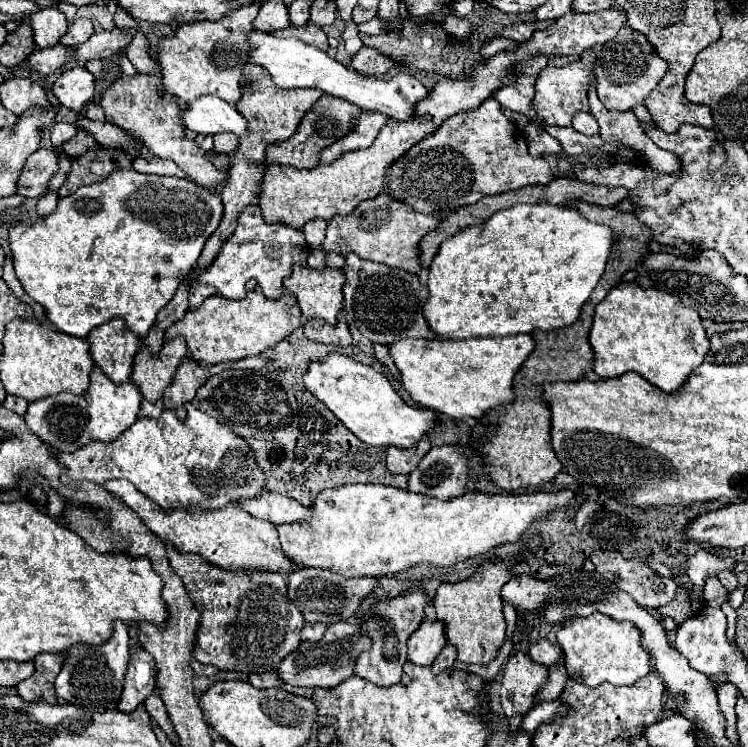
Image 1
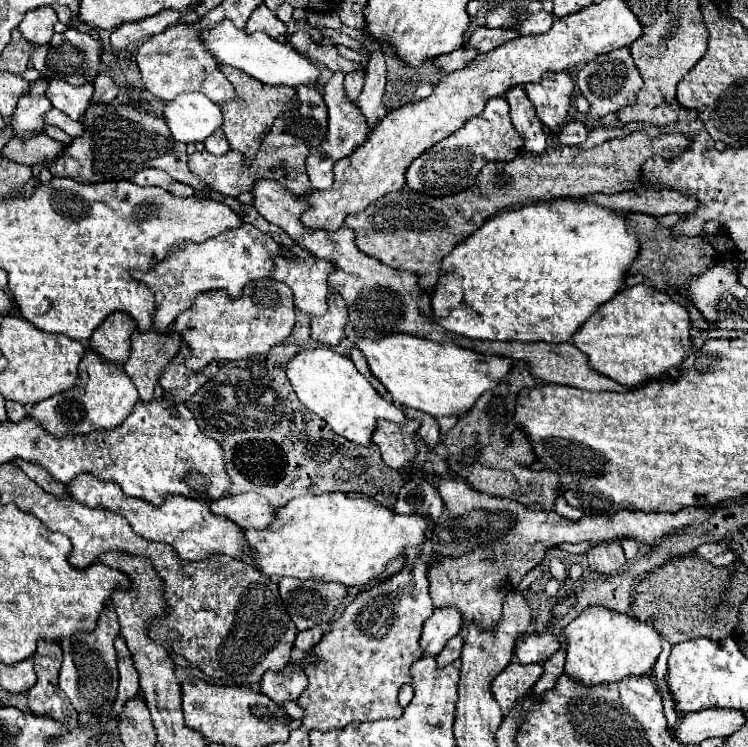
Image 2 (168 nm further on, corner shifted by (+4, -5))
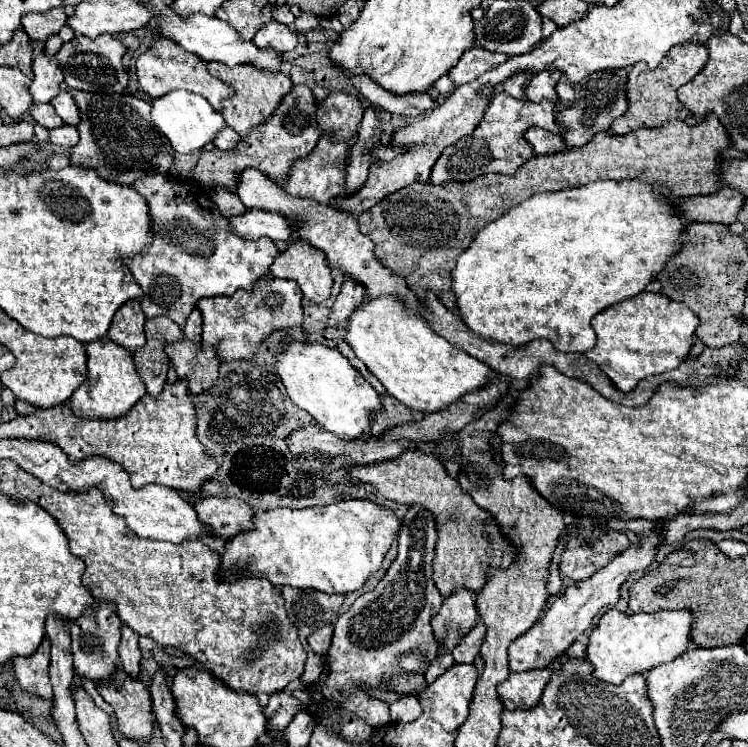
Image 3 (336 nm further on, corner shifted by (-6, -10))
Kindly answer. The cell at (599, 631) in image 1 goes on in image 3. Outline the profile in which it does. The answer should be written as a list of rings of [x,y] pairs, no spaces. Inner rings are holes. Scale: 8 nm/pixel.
[[[607,610],[599,624],[589,634],[587,662],[593,666],[597,680],[619,686],[631,674],[643,674],[655,666],[667,664],[687,650],[691,640],[691,612],[661,610],[653,614],[625,614],[619,610]]]

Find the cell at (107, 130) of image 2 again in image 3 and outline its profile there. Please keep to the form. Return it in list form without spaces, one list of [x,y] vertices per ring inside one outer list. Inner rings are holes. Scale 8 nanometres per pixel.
[[[69,90],[75,96],[75,102],[81,110],[81,122],[77,126],[81,140],[75,148],[71,148],[71,166],[79,166],[83,170],[93,170],[99,178],[133,186],[135,180],[145,178],[149,174],[167,174],[173,166],[173,150],[171,142],[163,138],[157,126],[151,122],[151,104],[125,94],[87,94]]]

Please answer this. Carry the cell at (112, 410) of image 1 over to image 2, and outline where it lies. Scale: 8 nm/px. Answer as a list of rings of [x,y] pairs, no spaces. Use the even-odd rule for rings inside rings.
[[[89,345],[85,347],[85,355],[79,363],[79,377],[75,385],[69,391],[63,391],[59,395],[53,395],[41,403],[35,405],[33,417],[41,421],[41,425],[47,429],[47,433],[55,437],[65,435],[85,435],[97,429],[113,429],[125,421],[125,417],[133,411],[133,405],[137,403],[139,395],[129,379],[129,375],[123,371],[121,365],[113,365],[103,361]]]

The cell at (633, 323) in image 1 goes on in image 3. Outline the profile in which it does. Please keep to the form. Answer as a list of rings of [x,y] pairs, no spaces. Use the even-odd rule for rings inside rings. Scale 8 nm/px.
[[[641,292],[617,306],[611,306],[609,310],[599,312],[591,326],[597,334],[597,344],[587,350],[585,356],[599,364],[621,392],[629,392],[635,390],[639,380],[673,370],[687,358],[699,318],[681,302],[673,302],[663,294]]]

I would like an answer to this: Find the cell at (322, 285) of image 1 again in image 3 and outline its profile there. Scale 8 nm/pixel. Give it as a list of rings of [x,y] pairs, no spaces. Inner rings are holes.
[[[295,240],[271,264],[275,278],[295,280],[303,298],[313,304],[323,304],[331,296],[333,276],[327,266],[325,254],[303,240]]]

